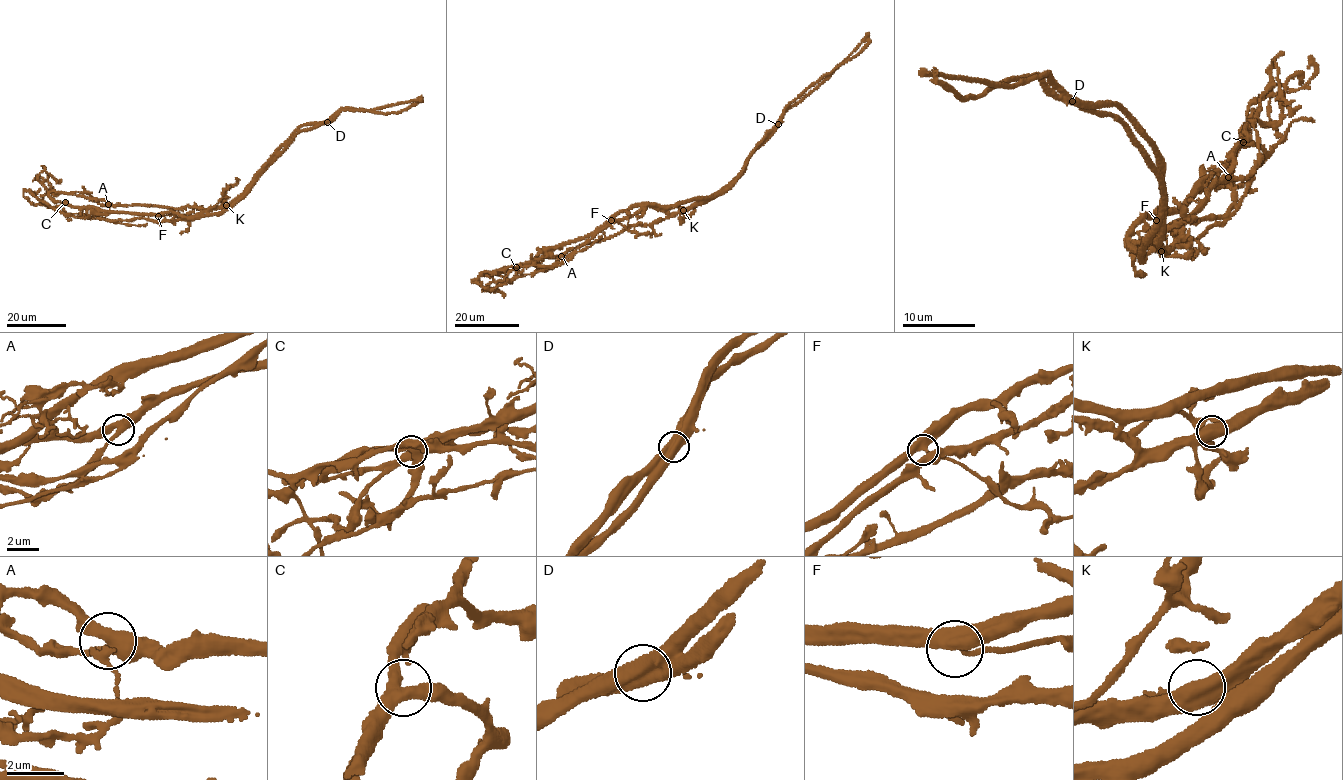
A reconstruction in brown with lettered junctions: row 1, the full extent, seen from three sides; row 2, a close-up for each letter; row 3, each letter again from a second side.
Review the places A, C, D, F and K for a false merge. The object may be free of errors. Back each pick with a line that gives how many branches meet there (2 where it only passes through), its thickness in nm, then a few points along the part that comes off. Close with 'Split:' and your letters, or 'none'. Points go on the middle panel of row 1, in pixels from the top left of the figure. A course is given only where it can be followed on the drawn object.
D: 2 branches meet; 700 nm thick; foreign part runs (777, 124), (740, 175), (708, 199), (670, 214), (644, 207), (560, 262), (482, 273), (478, 281), (491, 292)
Split: D

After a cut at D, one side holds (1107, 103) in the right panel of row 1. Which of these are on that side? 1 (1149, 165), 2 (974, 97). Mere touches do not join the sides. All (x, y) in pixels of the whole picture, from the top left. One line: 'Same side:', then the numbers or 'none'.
Same side: 2

